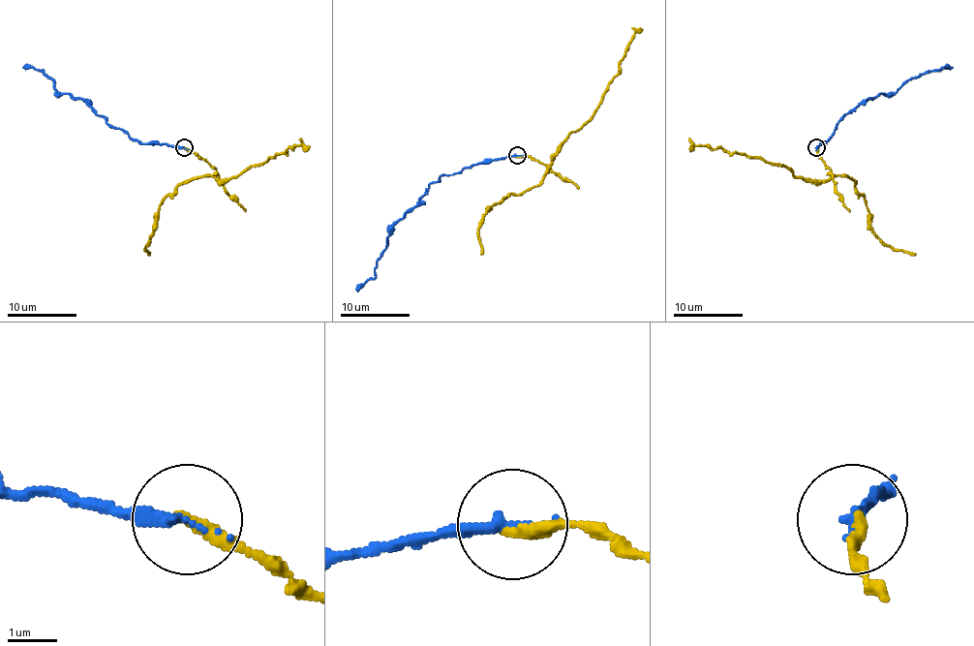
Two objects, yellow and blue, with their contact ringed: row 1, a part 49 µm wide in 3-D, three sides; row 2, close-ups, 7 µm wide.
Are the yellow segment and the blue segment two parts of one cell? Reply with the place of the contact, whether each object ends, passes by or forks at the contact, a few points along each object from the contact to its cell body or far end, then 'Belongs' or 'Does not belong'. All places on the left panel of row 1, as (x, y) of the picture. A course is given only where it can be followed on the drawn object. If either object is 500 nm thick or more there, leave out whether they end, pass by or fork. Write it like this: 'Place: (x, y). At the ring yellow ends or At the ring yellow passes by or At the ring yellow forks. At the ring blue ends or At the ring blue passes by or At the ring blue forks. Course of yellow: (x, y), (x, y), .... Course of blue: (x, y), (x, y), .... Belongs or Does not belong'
Place: (184, 147). At the ring yellow ends. At the ring blue ends. Course of yellow: (183, 147), (196, 152), (215, 169), (218, 180), (235, 178), (246, 169), (295, 145), (309, 149). Course of blue: (183, 147), (140, 143), (110, 126), (82, 99), (60, 93), (53, 81), (41, 71), (23, 67). Does not belong

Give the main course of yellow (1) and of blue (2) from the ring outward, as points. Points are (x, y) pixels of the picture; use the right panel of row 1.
1: (818, 147), (816, 152), (830, 169), (825, 180), (797, 178), (777, 165), (703, 145), (691, 149)
2: (816, 147), (825, 143), (844, 116), (867, 99), (893, 93), (907, 81), (926, 73), (952, 67)

